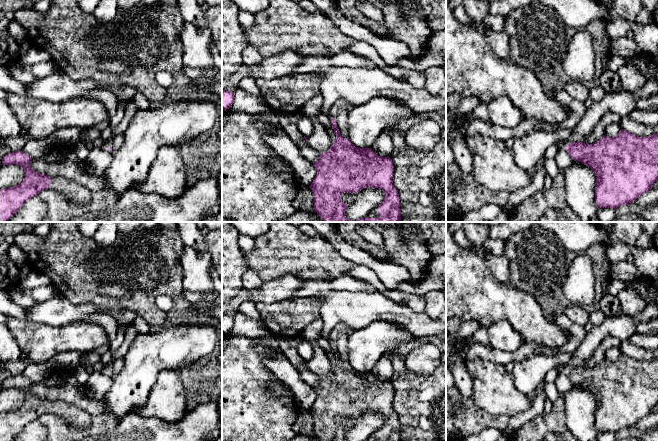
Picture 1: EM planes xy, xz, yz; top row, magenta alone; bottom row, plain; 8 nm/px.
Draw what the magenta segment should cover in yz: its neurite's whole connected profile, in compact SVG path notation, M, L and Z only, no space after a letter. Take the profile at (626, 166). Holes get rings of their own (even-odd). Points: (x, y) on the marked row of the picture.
M623 129L615 137L604 136L593 144L560 141L559 149L565 149L574 161L590 167L596 174L595 202L600 208L616 209L630 205L652 189L658 180L658 134L639 137Z

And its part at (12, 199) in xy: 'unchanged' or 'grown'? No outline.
unchanged

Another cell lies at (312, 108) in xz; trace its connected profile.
M322 95L315 96L308 100L306 104L302 107L301 114L306 115L310 118L318 118L321 113L321 108L323 106Z

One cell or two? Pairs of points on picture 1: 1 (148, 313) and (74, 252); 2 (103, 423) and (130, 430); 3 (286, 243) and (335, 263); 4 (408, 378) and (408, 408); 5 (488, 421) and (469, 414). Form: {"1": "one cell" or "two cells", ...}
{"1": "one cell", "2": "two cells", "3": "one cell", "4": "one cell", "5": "one cell"}

